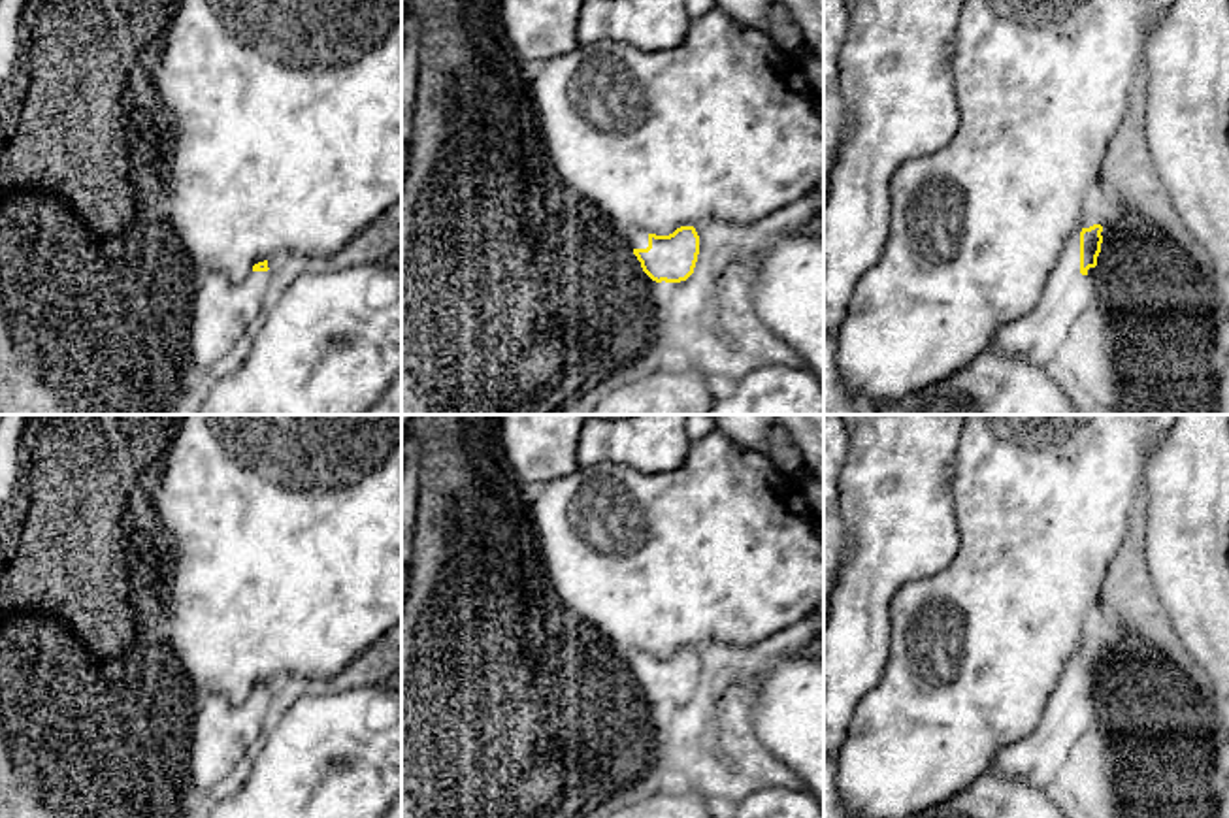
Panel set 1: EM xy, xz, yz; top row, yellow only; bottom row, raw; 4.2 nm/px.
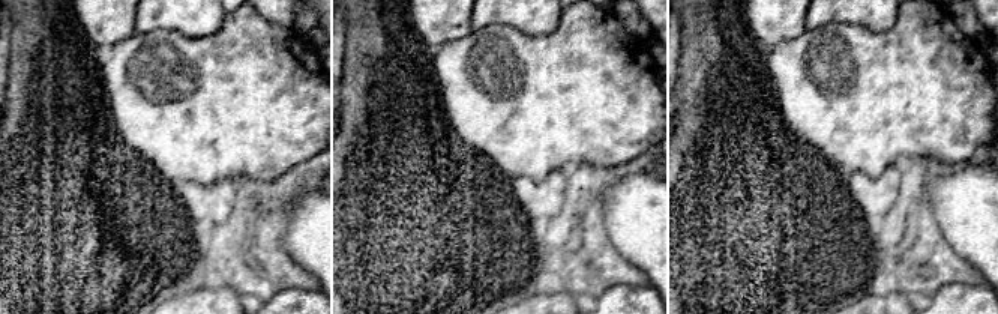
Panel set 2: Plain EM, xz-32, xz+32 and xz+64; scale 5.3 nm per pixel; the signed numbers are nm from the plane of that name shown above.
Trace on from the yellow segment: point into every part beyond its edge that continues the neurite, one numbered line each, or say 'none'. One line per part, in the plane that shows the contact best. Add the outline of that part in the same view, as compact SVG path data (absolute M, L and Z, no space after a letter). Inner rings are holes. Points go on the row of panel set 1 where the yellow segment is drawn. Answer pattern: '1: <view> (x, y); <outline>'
1: yz (1035, 336); M1080 234L1067 241L1037 303L1003 324L995 334L997 349L1033 366L1046 368L1088 303L1088 275L1080 273Z

